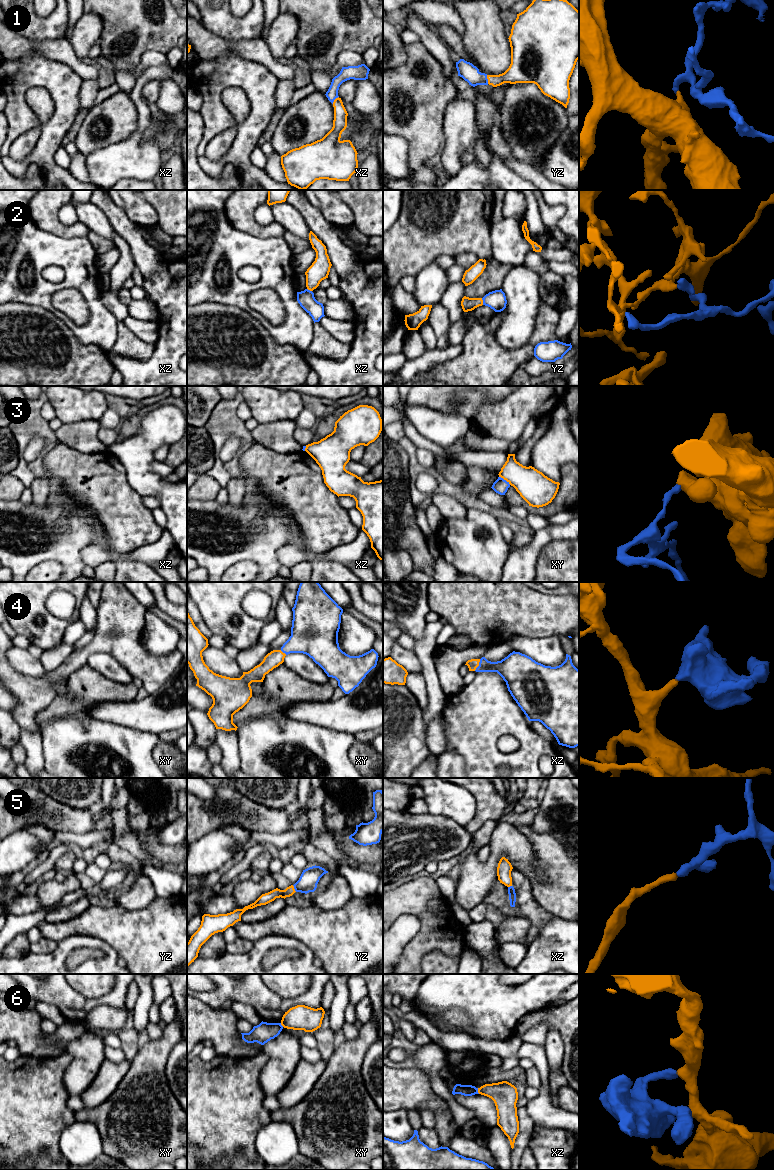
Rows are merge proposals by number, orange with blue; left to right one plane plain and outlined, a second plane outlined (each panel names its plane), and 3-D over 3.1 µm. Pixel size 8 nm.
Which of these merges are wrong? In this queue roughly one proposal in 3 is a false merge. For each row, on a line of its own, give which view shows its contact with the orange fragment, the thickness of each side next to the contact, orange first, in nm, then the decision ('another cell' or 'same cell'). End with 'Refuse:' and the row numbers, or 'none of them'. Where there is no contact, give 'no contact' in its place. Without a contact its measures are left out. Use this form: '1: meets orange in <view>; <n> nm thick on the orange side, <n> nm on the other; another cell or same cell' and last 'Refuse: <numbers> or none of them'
1: meets orange in yz; 160 nm thick on the orange side, 140 nm on the other; same cell
2: meets orange in yz; 110 nm thick on the orange side, 160 nm on the other; same cell
3: meets orange in xy; 260 nm thick on the orange side, 120 nm on the other; another cell
4: meets orange in xz; 90 nm thick on the orange side, 190 nm on the other; same cell
5: meets orange in yz; 90 nm thick on the orange side, 150 nm on the other; same cell
6: meets orange in xz; 200 nm thick on the orange side, 100 nm on the other; another cell
Refuse: 3, 6

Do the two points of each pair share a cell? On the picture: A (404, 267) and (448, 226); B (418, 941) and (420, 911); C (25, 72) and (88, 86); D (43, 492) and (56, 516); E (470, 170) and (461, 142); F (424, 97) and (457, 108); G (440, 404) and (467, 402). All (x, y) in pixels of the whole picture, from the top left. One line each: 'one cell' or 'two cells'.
A: one cell
B: one cell
C: two cells
D: two cells
E: two cells
F: two cells
G: one cell

